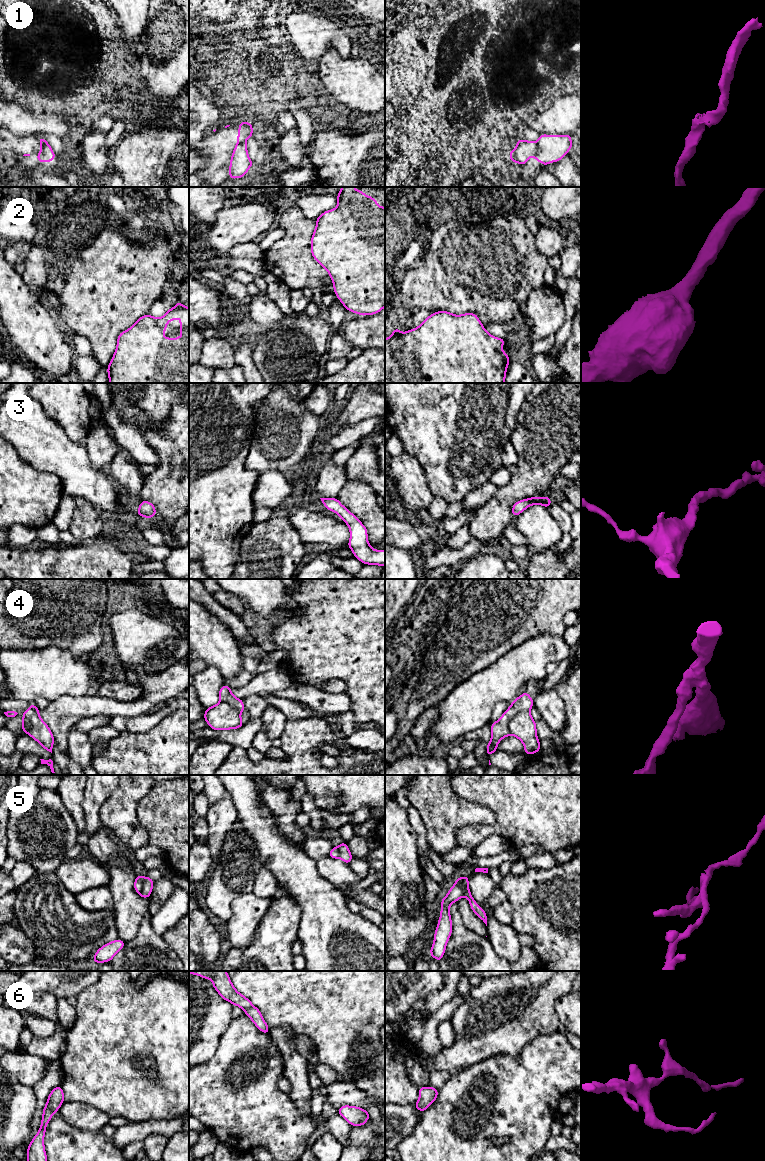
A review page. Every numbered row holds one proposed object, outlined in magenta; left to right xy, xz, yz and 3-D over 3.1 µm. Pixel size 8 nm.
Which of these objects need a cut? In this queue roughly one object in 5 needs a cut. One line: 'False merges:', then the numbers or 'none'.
False merges: 1, 4, 5

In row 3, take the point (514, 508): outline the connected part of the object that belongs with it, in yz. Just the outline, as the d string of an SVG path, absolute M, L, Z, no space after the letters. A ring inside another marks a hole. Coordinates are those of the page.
M536 496L532 498L519 500L512 506L512 515L513 517L518 516L521 512L523 512L531 505L539 504L548 508L551 503L552 500L548 496L547 497Z

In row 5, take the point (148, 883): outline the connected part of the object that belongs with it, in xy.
M145 876L144 880L143 880L143 887L142 890L140 892L140 896L142 898L148 898L151 896L151 891L153 889L153 885L154 885L154 880L152 880L151 878Z

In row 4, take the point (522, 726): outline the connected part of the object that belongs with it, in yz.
M522 711L515 715L509 723L509 730L511 735L515 736L523 743L525 754L531 755L540 751L536 722L530 712Z

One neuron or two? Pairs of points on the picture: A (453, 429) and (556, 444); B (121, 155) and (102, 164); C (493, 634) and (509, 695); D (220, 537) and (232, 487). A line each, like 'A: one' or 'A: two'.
A: two
B: two
C: two
D: one

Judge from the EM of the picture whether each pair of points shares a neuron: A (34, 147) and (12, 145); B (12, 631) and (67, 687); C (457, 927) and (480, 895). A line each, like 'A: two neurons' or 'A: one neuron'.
A: one neuron
B: two neurons
C: two neurons

